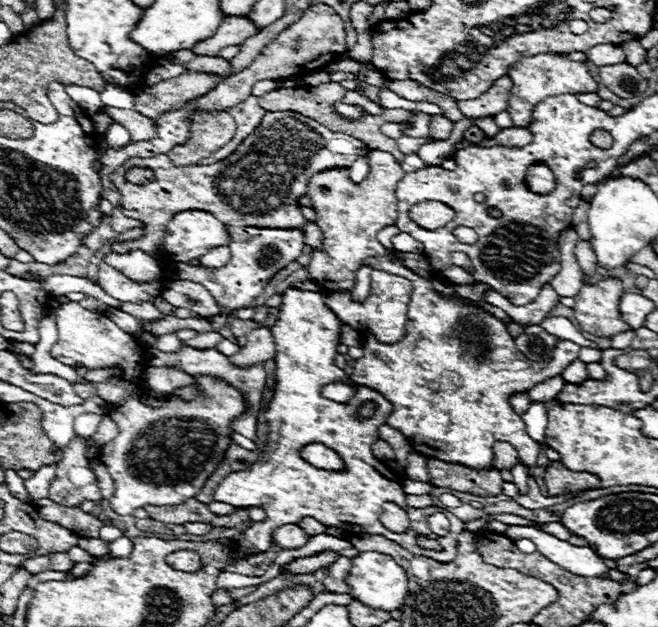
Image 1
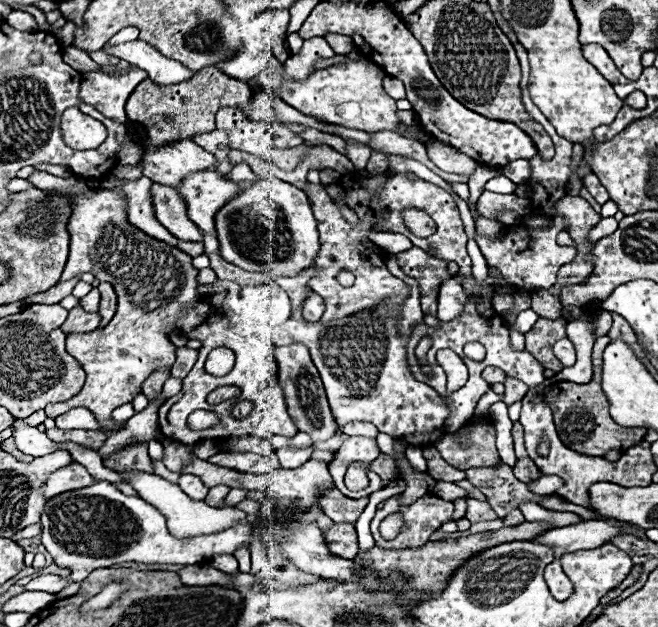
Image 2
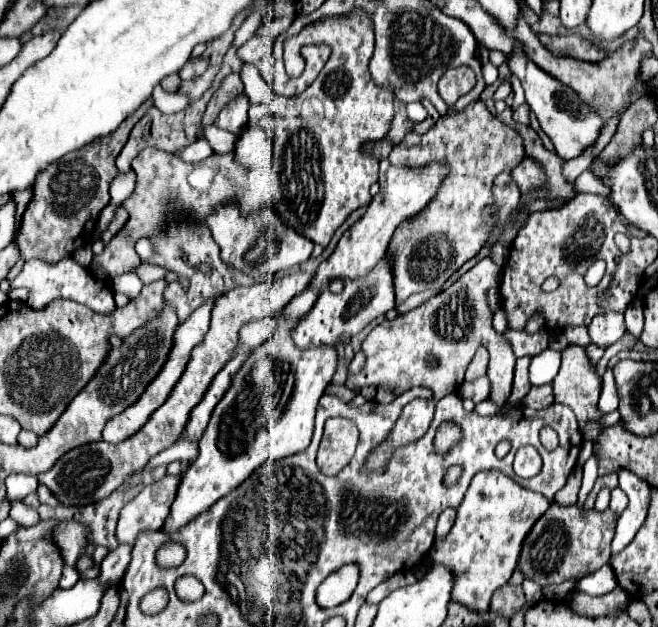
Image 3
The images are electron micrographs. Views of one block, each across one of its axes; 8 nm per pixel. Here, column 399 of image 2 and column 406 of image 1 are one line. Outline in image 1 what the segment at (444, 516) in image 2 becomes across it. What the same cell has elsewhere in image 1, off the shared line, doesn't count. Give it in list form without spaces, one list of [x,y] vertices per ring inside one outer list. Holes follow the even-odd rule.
[[[288,288],[284,292],[280,318],[272,326],[276,342],[276,392],[266,408],[268,448],[260,456],[260,462],[256,462],[250,470],[228,474],[214,492],[214,500],[218,502],[226,502],[236,508],[258,506],[266,510],[266,520],[256,524],[256,531],[253,525],[246,528],[244,534],[234,536],[232,562],[238,562],[258,552],[268,552],[272,546],[272,531],[284,524],[298,524],[304,516],[312,516],[324,526],[338,526],[346,532],[378,532],[380,536],[402,544],[402,548],[406,548],[408,552],[430,556],[438,562],[450,562],[456,558],[458,534],[466,530],[464,522],[448,510],[440,508],[440,512],[452,522],[452,530],[446,538],[436,536],[434,532],[430,532],[426,522],[430,516],[430,508],[408,506],[400,482],[382,476],[366,460],[372,458],[372,442],[378,440],[378,426],[386,422],[386,416],[390,414],[390,404],[384,402],[378,392],[364,386],[358,388],[356,396],[348,404],[338,404],[322,396],[322,388],[326,384],[346,378],[344,370],[334,364],[334,356],[338,354],[340,346],[340,326],[340,318],[324,304],[318,292],[302,292],[294,288]],[[370,400],[376,404],[374,416],[366,420],[358,418],[358,408]],[[306,444],[324,444],[332,448],[346,462],[346,472],[318,470],[308,464],[300,456],[300,450]],[[384,502],[394,502],[408,512],[412,530],[410,534],[406,534],[406,538],[382,526],[380,514]],[[416,534],[436,540],[442,550],[436,552],[418,546]]]

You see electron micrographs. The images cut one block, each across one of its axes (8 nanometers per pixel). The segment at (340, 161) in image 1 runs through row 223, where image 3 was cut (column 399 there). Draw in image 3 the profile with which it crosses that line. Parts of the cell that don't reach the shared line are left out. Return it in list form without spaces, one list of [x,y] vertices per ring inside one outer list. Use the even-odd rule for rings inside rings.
[[[470,104],[462,112],[448,110],[448,114],[440,116],[438,122],[422,136],[416,136],[414,132],[408,132],[400,144],[396,144],[388,156],[392,166],[404,166],[404,168],[422,168],[434,162],[440,162],[448,166],[450,174],[442,180],[438,192],[432,196],[432,200],[416,214],[400,222],[396,228],[388,252],[392,254],[392,276],[394,276],[394,294],[396,294],[396,306],[402,304],[408,296],[414,292],[422,292],[428,288],[440,288],[466,260],[470,260],[482,246],[488,242],[488,230],[492,230],[492,196],[490,186],[492,180],[504,172],[516,166],[520,158],[524,156],[522,138],[518,132],[506,124],[502,124],[496,116],[490,114],[486,104]]]

